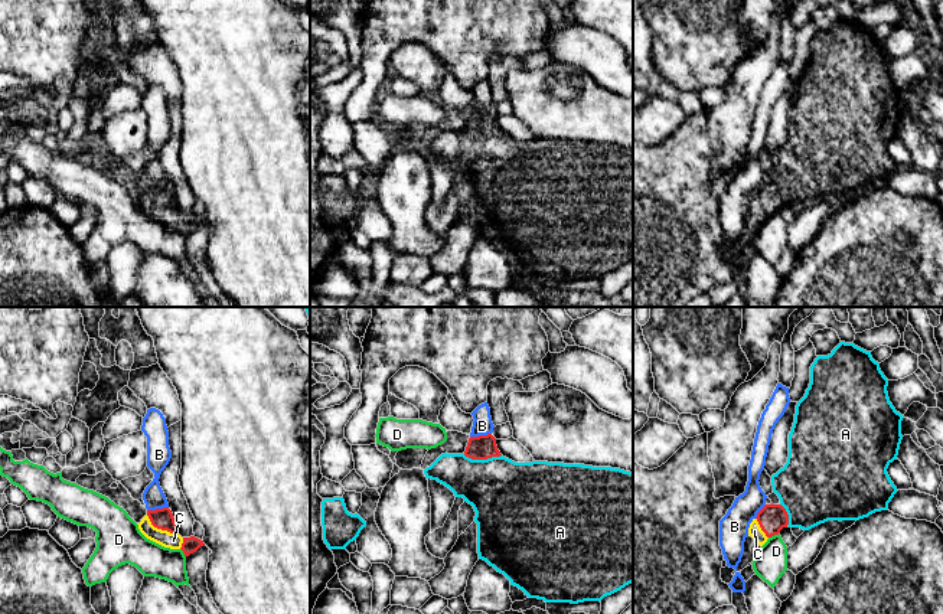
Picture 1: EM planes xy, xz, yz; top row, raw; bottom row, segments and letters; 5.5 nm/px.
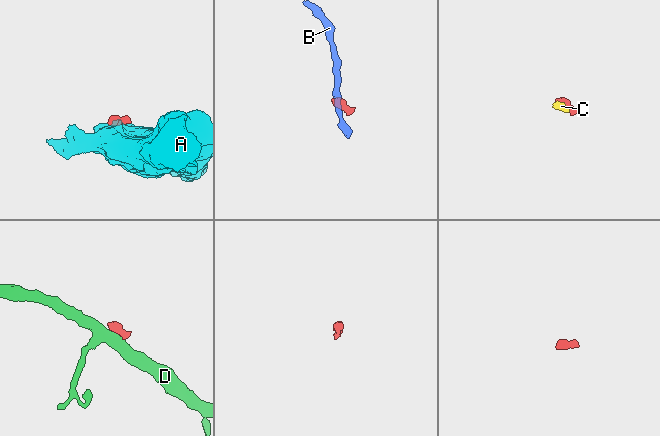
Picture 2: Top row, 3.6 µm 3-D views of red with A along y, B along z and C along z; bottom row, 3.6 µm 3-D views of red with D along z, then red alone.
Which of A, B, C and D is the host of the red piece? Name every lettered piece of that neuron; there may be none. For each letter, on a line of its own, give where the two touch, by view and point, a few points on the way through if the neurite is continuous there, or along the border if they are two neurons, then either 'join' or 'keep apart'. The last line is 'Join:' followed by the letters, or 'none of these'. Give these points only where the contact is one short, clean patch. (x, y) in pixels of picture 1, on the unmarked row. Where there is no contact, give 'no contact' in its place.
A: xz (482, 136) | across xz (482, 124), (482, 136), (482, 149), (506, 173) | join
B: xy (157, 186) | along xy (167, 183), (147, 188) | keep apart
C: xy (160, 205) | across xy (163, 196), (160, 205), (173, 218) | join
D: yz (773, 212) | along yz (777, 211), (769, 215) | keep apart
Join: A, C

